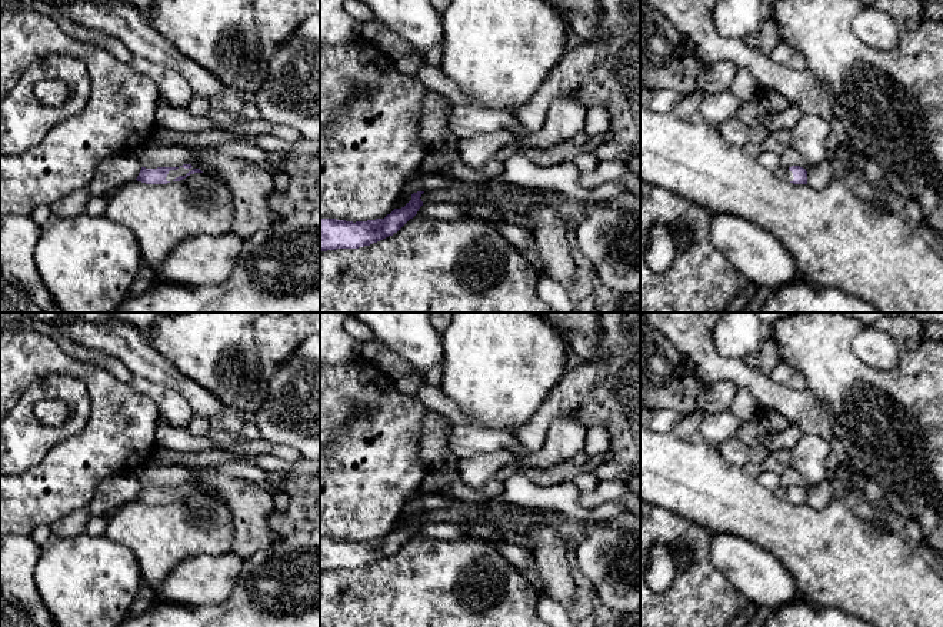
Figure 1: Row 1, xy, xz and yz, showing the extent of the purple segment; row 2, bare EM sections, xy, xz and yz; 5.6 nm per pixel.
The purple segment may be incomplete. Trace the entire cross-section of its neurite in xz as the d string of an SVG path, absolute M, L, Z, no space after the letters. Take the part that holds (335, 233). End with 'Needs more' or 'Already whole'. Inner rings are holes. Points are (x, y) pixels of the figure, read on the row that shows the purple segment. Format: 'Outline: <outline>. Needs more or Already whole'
Outline: M411 194L411 200L401 209L394 209L384 219L367 221L346 221L320 219L320 251L337 249L359 249L377 243L397 233L423 206L421 194Z. Already whole

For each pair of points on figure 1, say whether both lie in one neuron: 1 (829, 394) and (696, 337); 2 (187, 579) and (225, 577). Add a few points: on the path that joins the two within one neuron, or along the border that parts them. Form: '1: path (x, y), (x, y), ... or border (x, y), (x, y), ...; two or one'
1: border (807, 389), (827, 416); two
2: path (196, 579), (216, 577); one

